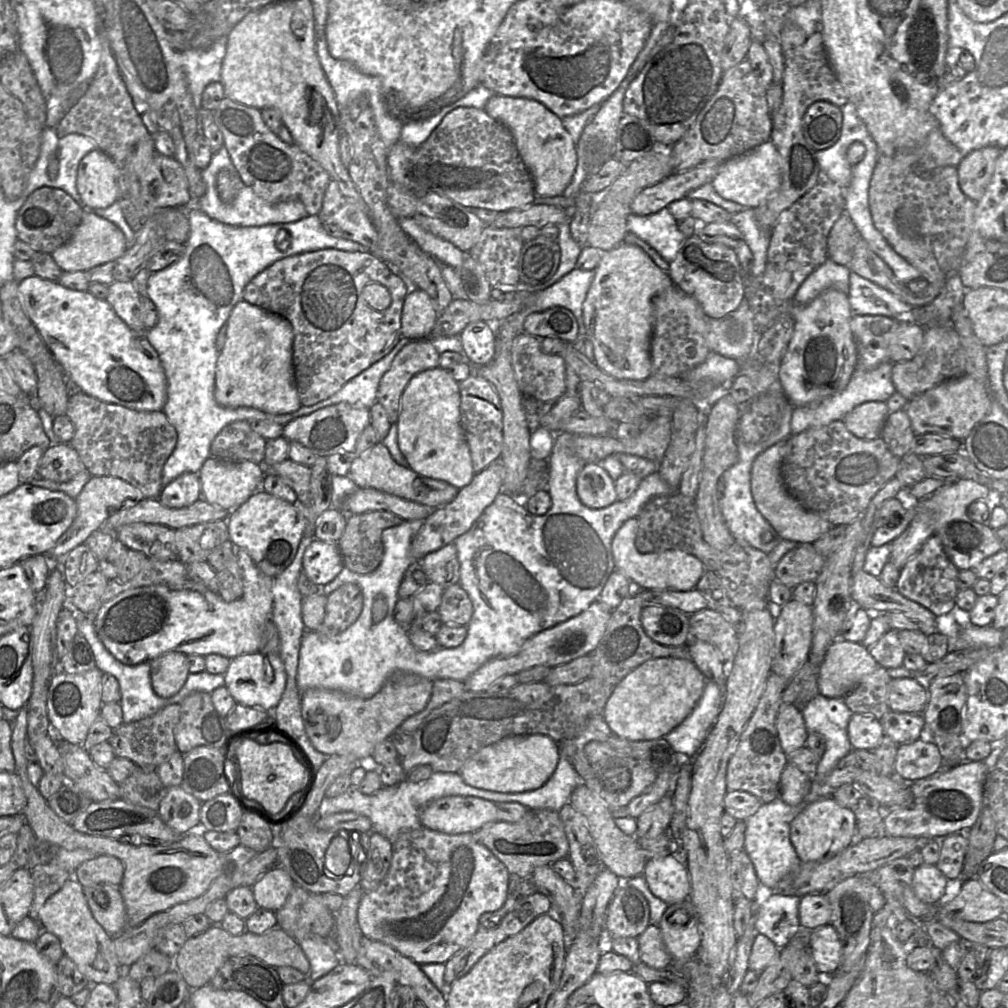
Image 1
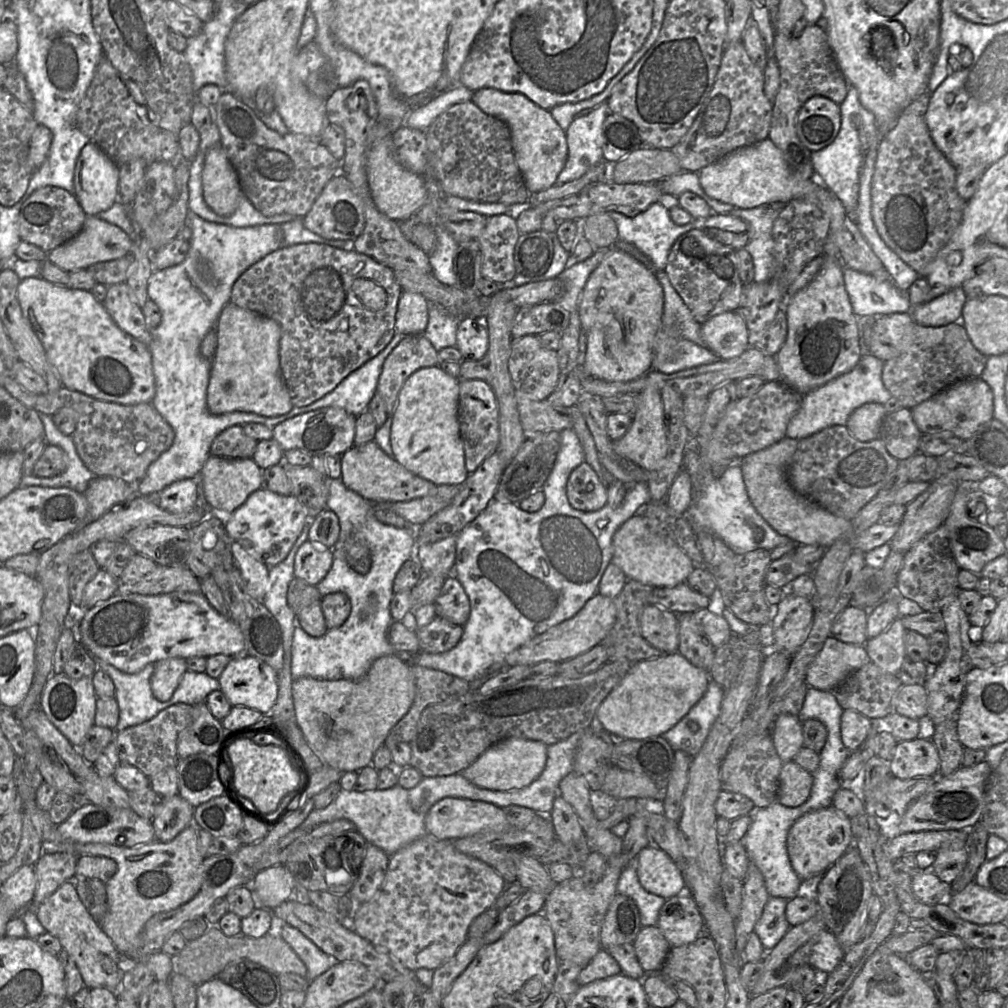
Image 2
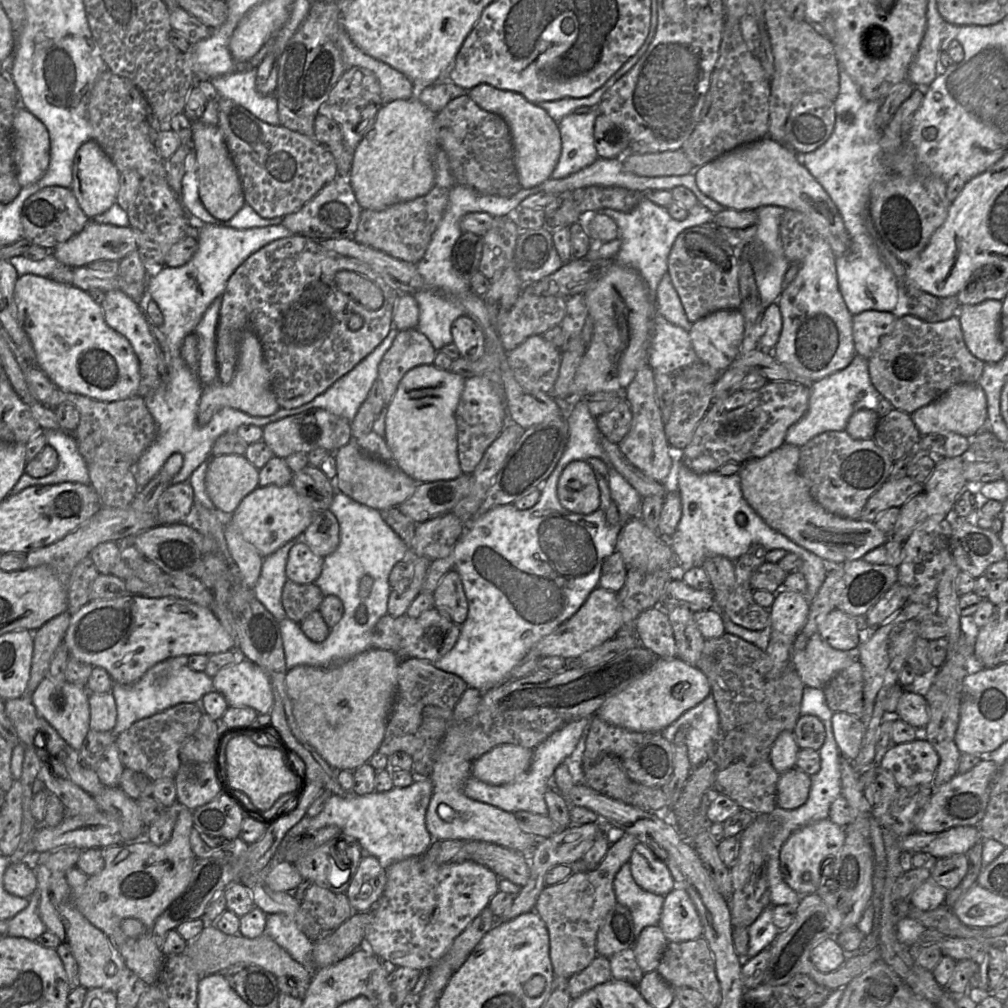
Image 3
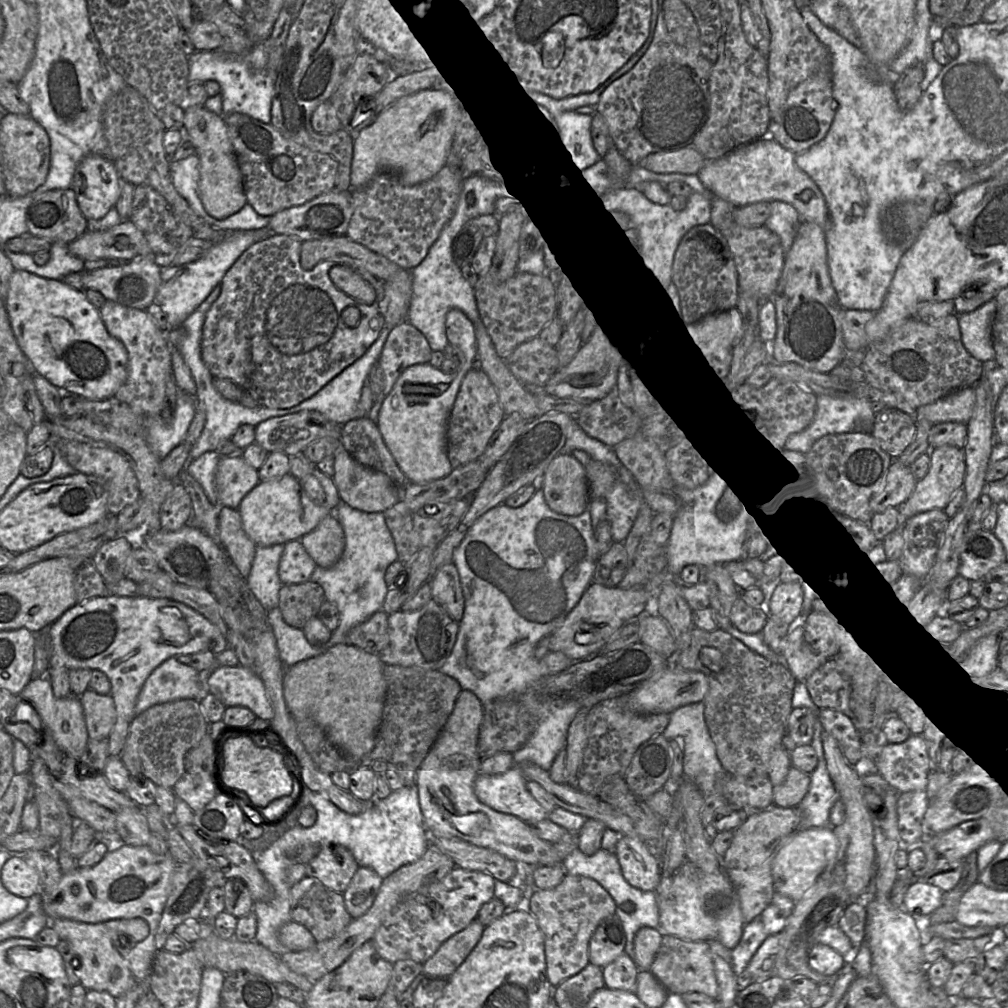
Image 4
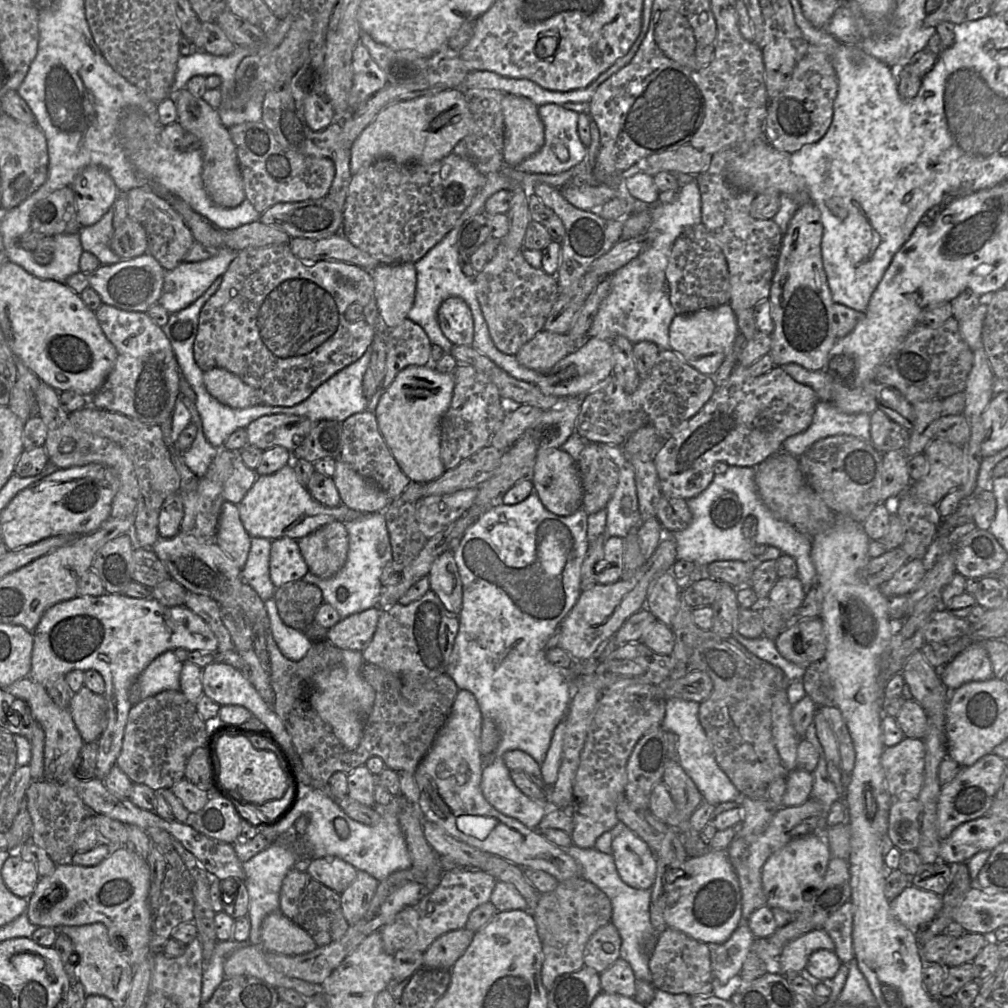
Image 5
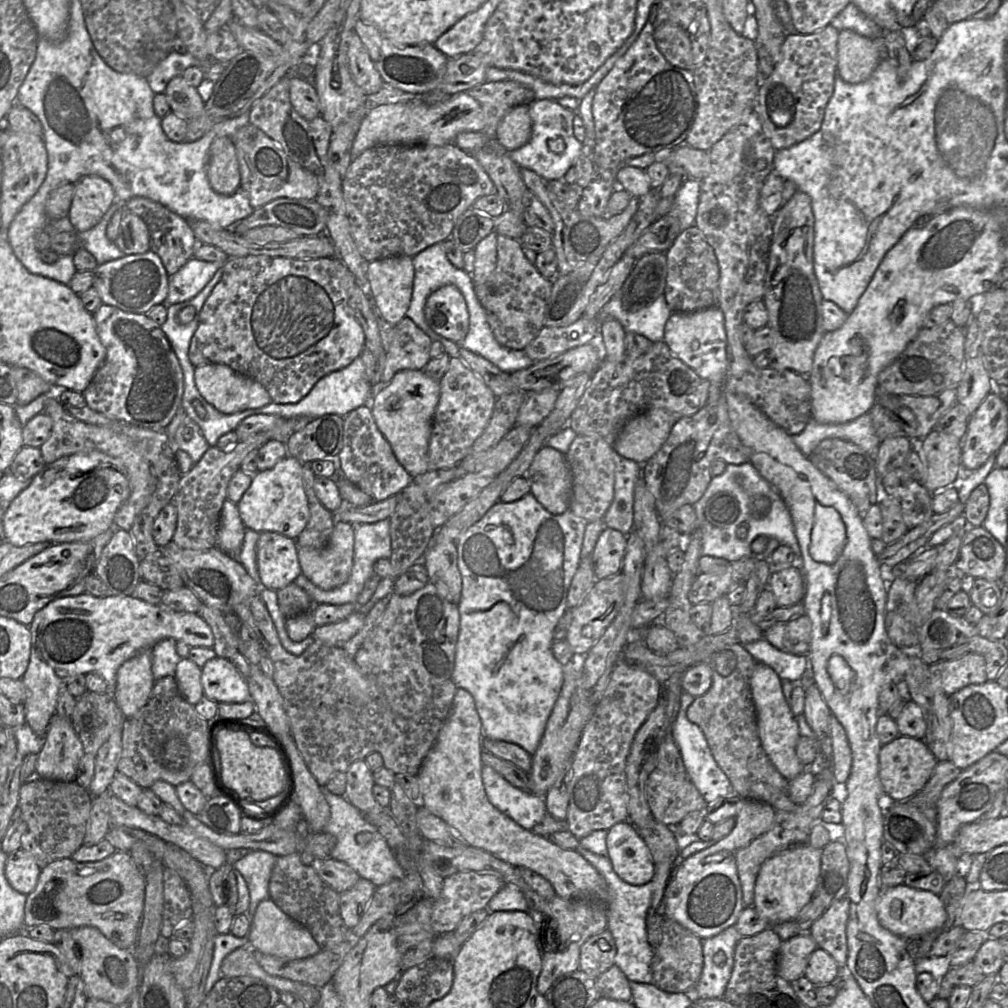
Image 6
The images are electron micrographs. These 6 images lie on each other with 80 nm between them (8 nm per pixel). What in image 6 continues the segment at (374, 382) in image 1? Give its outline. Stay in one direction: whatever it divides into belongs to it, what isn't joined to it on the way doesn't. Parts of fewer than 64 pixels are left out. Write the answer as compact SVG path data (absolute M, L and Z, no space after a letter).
M358 356L348 366L333 371L319 379L311 391L300 401L288 404L271 402L262 407L261 413L284 418L308 417L314 419L331 414L345 417L354 409L370 404L372 398L373 386L367 381L363 360Z

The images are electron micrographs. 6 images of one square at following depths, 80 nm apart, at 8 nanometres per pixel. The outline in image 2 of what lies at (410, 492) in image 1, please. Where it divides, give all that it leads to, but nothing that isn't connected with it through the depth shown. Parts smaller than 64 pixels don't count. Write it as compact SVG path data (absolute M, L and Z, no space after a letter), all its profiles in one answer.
M375 441L353 445L341 455L341 481L353 492L374 503L410 501L429 494L436 485L403 467L388 456Z

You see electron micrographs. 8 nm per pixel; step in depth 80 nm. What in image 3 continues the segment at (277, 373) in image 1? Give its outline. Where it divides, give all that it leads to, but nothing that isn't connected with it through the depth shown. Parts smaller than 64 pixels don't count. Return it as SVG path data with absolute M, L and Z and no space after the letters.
M244 331L241 334L238 361L231 382L223 384L217 379L203 385L198 404L198 425L206 425L213 414L224 407L231 407L257 417L270 416L280 409L271 388L270 372L264 359L261 343L252 331Z

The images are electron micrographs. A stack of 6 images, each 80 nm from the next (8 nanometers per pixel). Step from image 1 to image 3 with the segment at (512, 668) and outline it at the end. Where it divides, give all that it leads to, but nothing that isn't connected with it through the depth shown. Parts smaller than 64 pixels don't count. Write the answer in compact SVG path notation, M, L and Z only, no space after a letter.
M598 586L571 618L537 642L534 647L541 658L558 656L567 661L575 661L584 653L614 638L622 626L622 621L623 615L617 593Z

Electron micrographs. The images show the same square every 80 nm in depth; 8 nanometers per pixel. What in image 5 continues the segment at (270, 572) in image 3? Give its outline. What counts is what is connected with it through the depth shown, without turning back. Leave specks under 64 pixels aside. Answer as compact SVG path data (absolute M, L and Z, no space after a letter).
M252 537L247 561L242 569L242 579L263 601L274 597L276 587L270 579L269 563L272 540Z

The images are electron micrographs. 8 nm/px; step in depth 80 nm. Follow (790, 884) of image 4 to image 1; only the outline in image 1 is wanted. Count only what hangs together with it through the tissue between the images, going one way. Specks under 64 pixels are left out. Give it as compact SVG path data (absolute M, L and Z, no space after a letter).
M831 796L809 804L790 825L790 841L802 863L829 858L856 840L856 818L852 809L842 807Z

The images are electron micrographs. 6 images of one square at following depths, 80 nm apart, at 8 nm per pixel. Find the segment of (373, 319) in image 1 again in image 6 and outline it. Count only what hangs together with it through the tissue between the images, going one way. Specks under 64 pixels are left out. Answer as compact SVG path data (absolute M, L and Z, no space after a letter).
M249 255L228 258L223 265L223 275L216 284L200 312L198 327L189 346L189 360L195 366L205 364L225 364L239 374L250 377L264 386L272 402L278 404L296 403L304 398L325 375L348 366L360 356L365 348L365 333L348 306L350 288L356 285L355 277L339 258L293 259L286 257L271 257L266 255Z

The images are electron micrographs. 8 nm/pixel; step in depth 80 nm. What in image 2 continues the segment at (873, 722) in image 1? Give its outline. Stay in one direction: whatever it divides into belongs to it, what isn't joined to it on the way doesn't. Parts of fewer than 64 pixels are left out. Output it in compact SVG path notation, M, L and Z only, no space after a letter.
M844 710L840 730L844 745L854 752L874 732L874 723L857 711Z

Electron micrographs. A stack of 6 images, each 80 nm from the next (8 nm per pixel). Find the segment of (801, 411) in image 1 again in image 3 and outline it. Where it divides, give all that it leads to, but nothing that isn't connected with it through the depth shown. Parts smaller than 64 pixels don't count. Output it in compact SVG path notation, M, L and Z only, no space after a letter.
M856 354L844 369L810 384L809 405L806 414L786 432L784 443L802 447L809 440L827 431L846 431L849 418L860 409L876 410L881 399L873 386L868 359Z

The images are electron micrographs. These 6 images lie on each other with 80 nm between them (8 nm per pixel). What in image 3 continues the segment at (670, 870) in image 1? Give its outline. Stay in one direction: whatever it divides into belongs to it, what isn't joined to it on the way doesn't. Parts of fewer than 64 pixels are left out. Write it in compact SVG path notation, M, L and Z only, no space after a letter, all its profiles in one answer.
M641 842L628 863L635 882L645 891L665 896L677 886L666 863Z

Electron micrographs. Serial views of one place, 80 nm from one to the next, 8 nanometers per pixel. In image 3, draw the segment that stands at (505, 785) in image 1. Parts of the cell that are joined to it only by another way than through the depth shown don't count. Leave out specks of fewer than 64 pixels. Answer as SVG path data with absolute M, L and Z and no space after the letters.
M498 745L473 761L471 776L492 785L510 783L530 768L532 756L531 748Z

